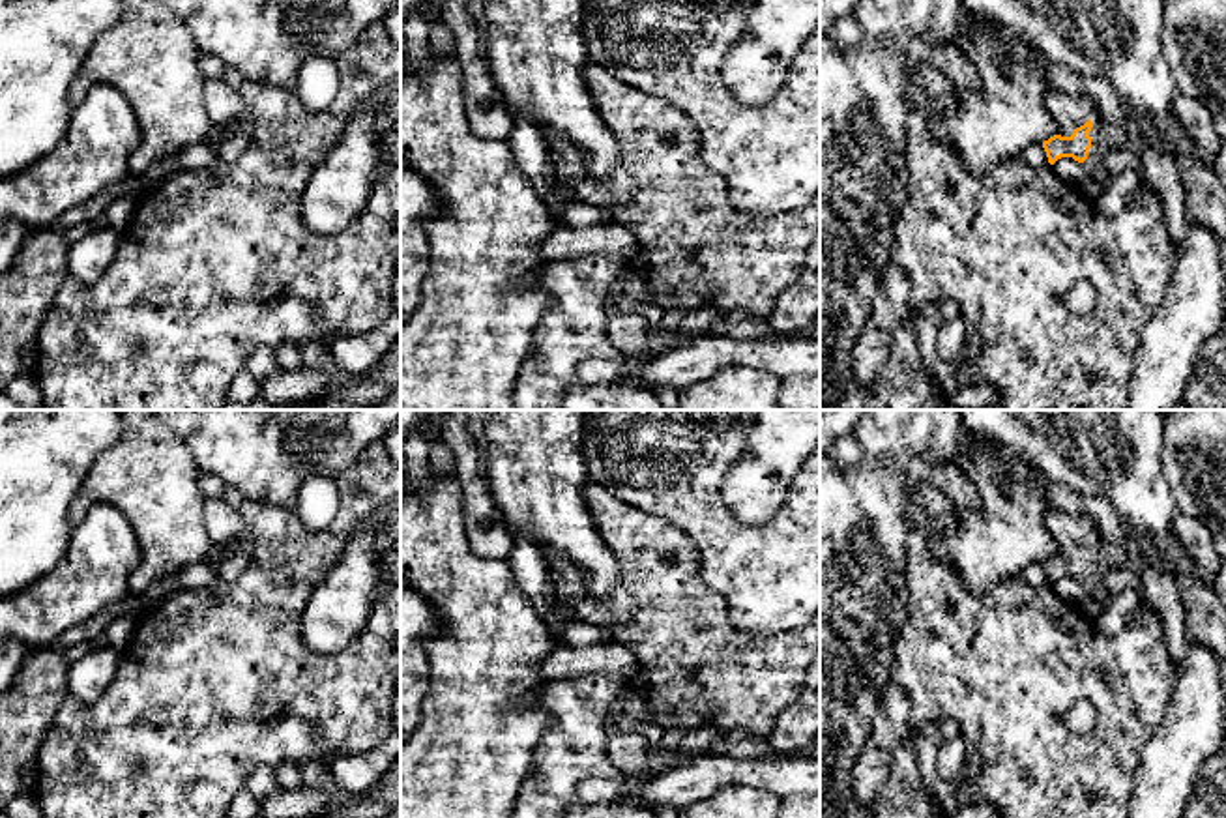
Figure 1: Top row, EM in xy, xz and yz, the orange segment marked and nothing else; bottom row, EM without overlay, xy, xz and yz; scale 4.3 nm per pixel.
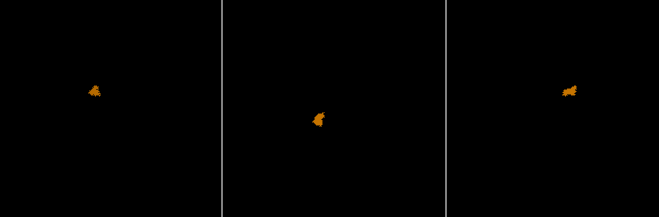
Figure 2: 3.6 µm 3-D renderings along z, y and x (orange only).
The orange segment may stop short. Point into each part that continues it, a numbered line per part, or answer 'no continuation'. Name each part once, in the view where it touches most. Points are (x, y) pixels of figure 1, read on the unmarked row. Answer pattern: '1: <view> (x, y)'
1: yz (1069, 532)
2: yz (1103, 558)

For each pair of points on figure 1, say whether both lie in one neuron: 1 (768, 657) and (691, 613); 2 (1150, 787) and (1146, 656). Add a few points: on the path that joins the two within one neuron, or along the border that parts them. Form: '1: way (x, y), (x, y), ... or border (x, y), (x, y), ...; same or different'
1: way (749, 657), (736, 657), (710, 631); same
2: border (1168, 702), (1165, 719), (1140, 753), (1131, 783); different

